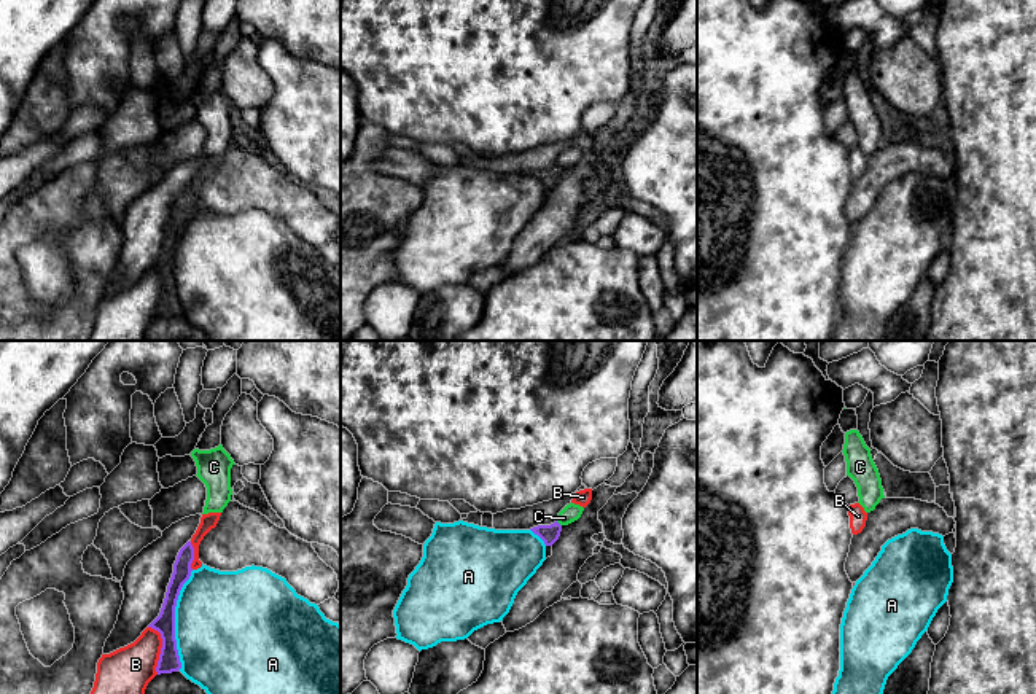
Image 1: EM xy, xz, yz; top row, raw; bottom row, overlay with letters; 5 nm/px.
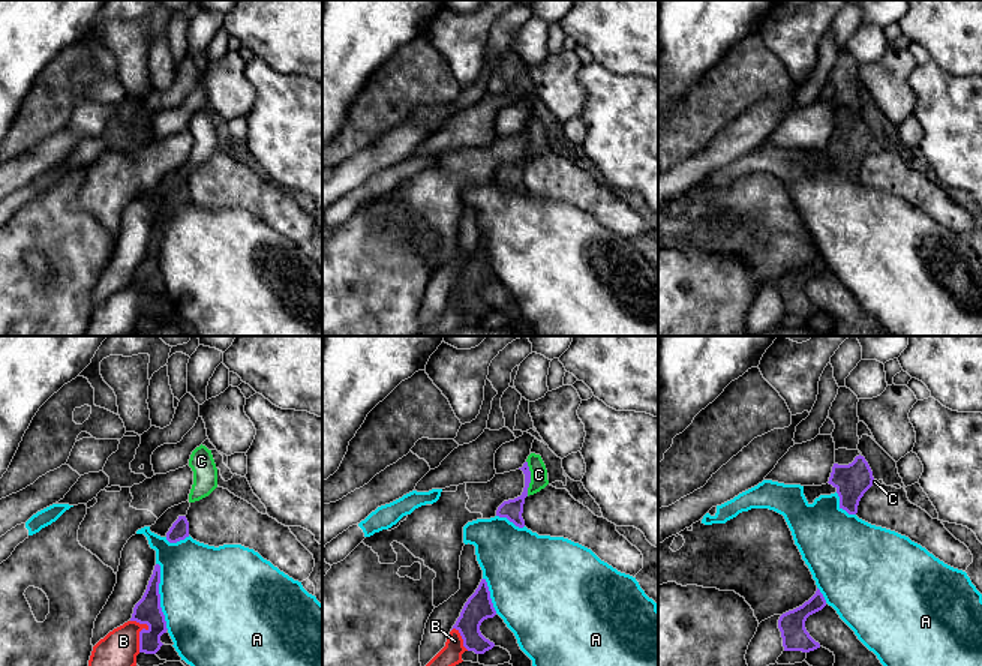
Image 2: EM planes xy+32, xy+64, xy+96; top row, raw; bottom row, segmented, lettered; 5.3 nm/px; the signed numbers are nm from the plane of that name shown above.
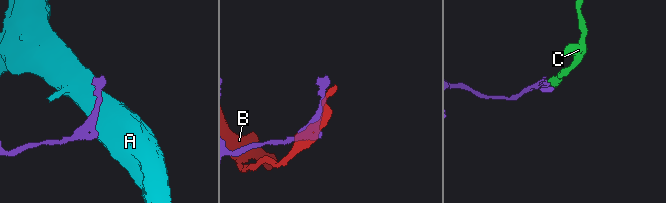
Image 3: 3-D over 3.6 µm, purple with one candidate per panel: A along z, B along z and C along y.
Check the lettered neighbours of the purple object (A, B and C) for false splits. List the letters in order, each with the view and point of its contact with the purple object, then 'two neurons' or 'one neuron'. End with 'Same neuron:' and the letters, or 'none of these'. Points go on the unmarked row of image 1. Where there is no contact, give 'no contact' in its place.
A: meets purple in xy at (174, 263); two neurons
B: meets purple in xy at (161, 292); two neurons
C: meets purple in xz at (559, 167); two neurons
Same neuron: none of these

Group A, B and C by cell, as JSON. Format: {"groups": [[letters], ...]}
{"groups": [["A"], ["B"], ["C"]]}

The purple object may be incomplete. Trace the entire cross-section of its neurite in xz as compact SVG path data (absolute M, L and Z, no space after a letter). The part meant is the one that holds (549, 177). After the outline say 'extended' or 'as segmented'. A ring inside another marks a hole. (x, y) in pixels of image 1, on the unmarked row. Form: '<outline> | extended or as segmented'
M555 164L551 169L538 169L530 174L538 178L546 189L552 189L560 180L562 169Z | as segmented

